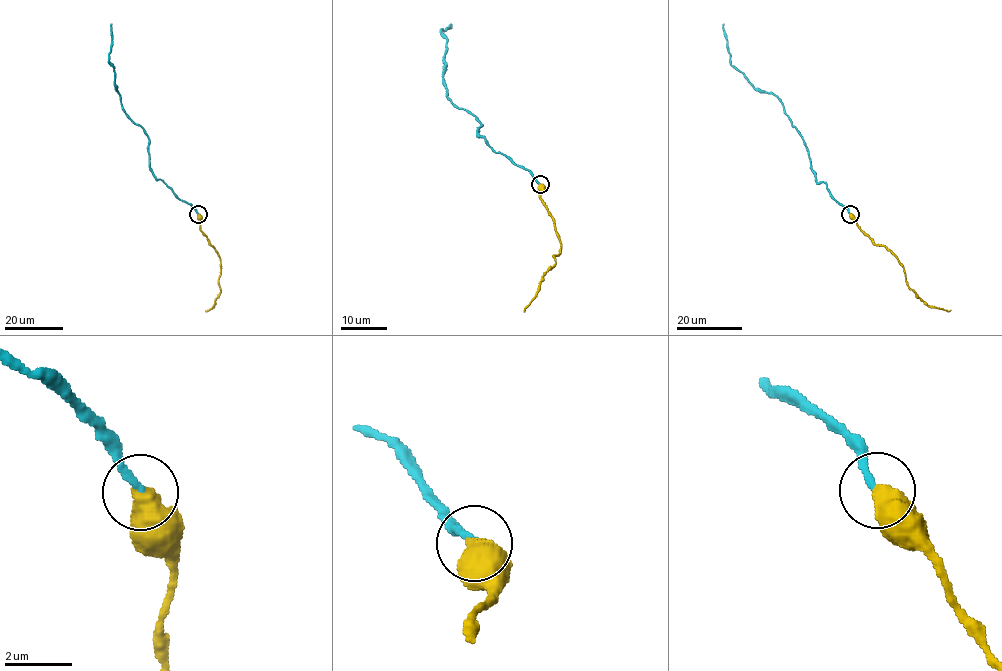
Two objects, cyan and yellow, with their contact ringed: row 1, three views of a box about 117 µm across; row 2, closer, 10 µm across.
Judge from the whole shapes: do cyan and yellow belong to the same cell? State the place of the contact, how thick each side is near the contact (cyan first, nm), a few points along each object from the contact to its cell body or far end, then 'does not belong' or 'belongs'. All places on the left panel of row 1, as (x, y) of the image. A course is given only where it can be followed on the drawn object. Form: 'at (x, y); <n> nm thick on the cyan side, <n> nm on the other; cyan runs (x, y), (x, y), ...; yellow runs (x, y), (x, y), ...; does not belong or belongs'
at (198, 214); 200 nm thick on the cyan side, 650 nm on the other; cyan runs (198, 214), (155, 178), (150, 166), (148, 136), (123, 110), (109, 60), (111, 23); yellow runs (198, 214), (200, 230), (220, 258), (221, 292), (213, 308), (205, 310); belongs

